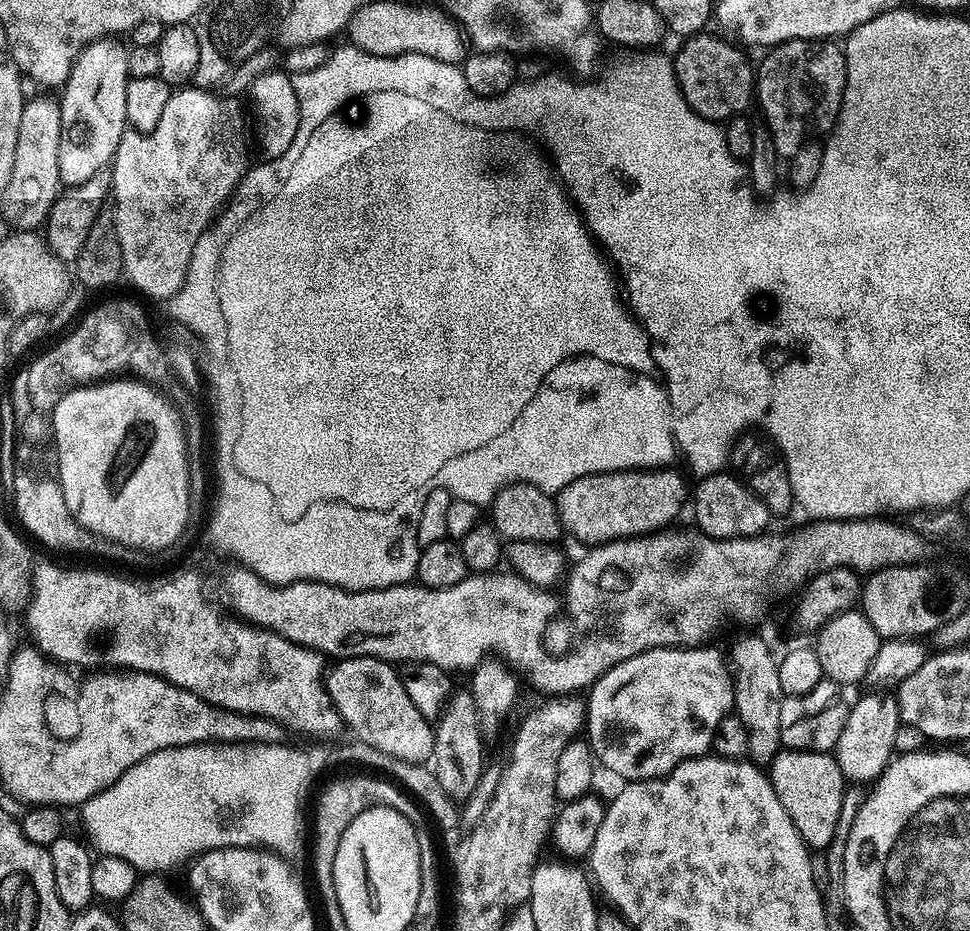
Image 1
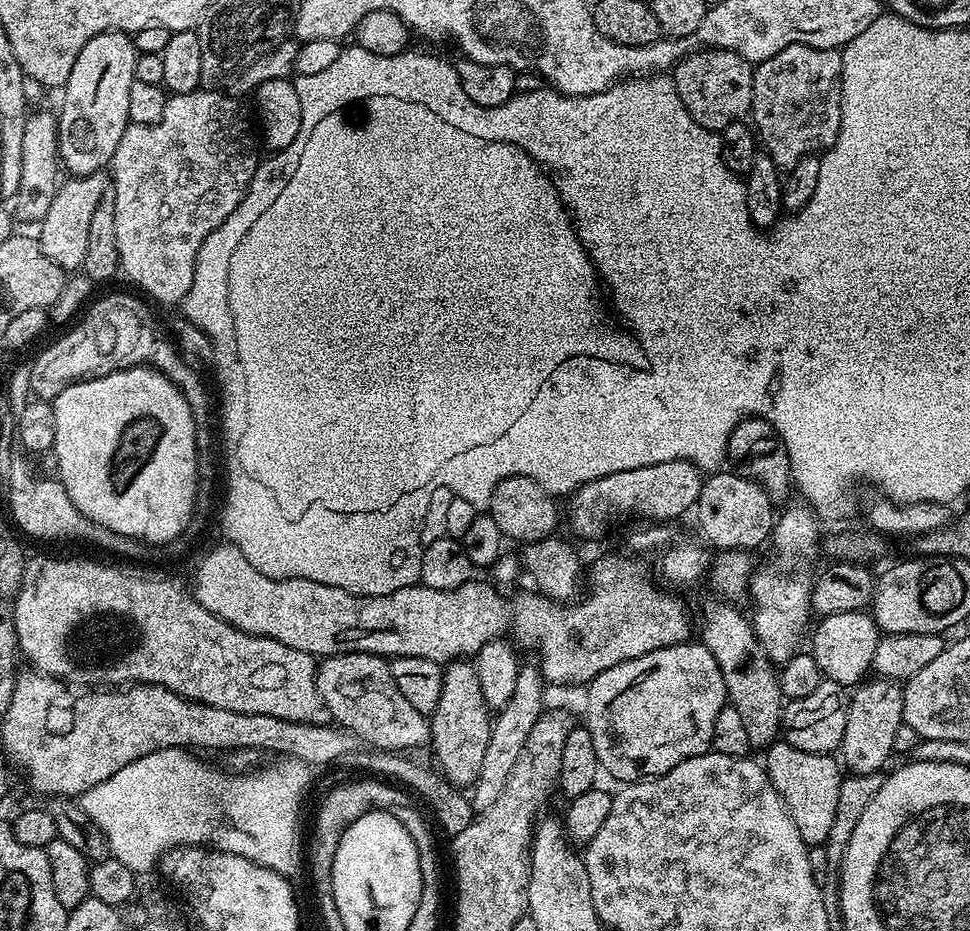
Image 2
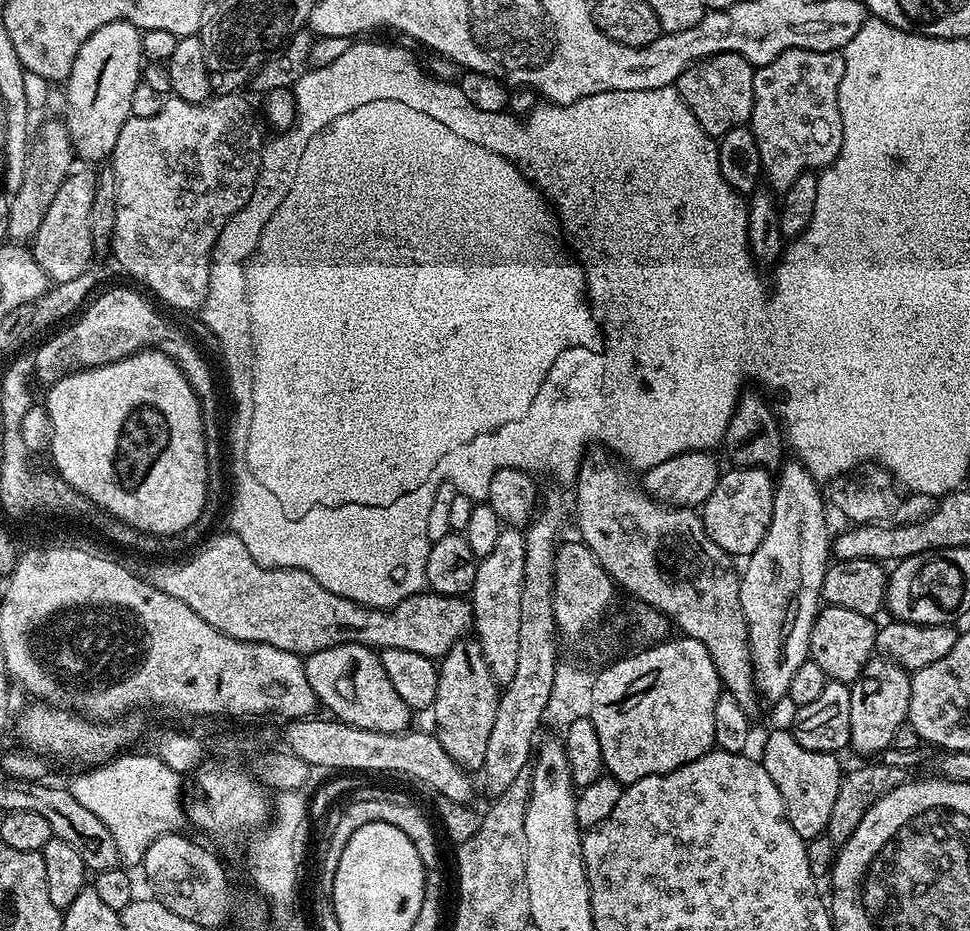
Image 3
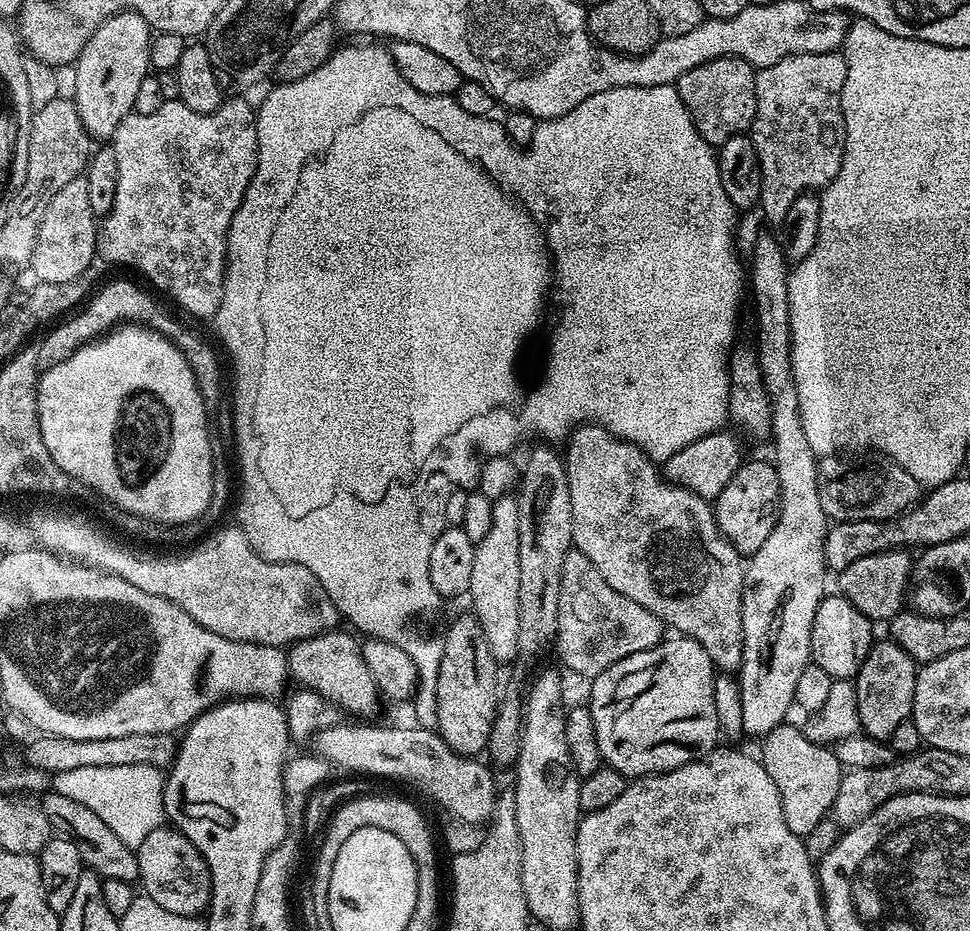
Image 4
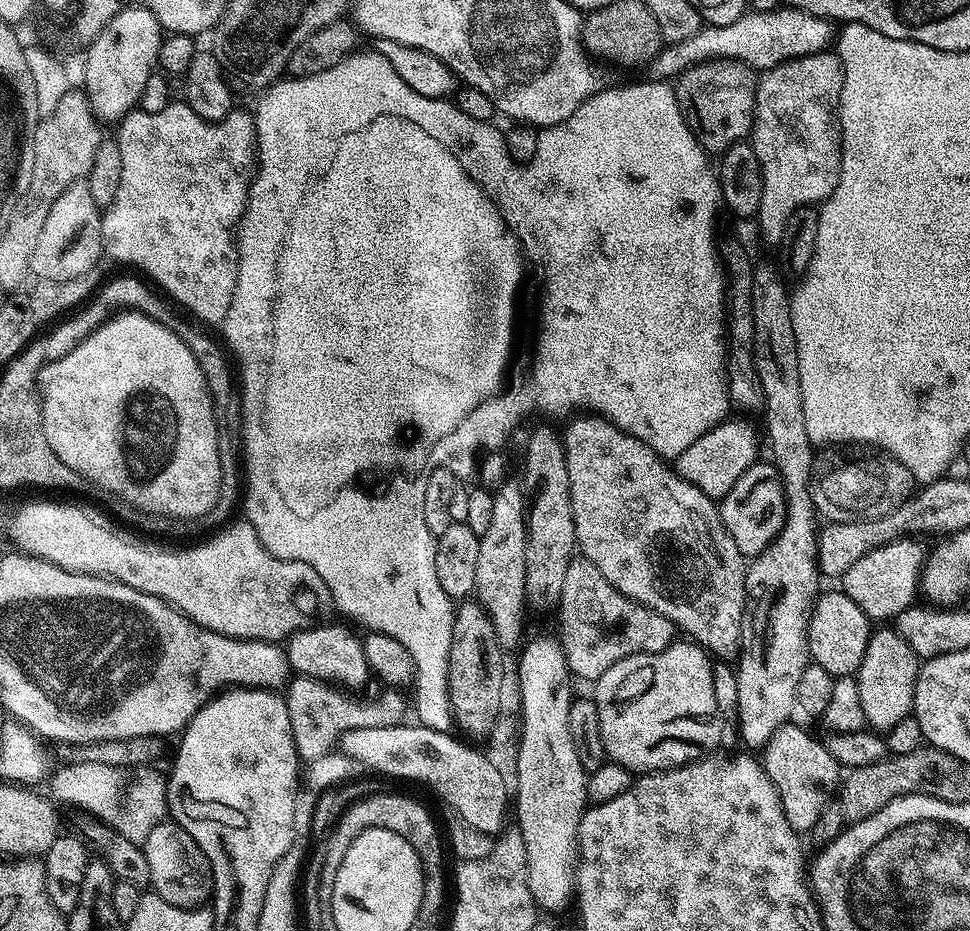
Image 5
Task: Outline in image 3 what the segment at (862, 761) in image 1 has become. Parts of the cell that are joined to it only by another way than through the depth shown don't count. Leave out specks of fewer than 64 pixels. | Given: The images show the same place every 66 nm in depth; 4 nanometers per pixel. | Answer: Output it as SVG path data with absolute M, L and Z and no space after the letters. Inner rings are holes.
M873 658L866 662L862 674L850 685L851 751L861 752L864 758L872 758L892 747L898 726L908 719L911 681L910 673L893 660Z

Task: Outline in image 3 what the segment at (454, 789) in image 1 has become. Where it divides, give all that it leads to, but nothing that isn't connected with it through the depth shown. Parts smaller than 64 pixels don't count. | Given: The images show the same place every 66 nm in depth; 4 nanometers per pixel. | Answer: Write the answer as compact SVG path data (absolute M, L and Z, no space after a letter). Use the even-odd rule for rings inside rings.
M462 639L439 661L438 694L430 709L430 715L436 719L434 735L442 750L446 750L446 754L469 774L483 769L500 695L501 689L490 674L490 666L486 666L479 641Z

